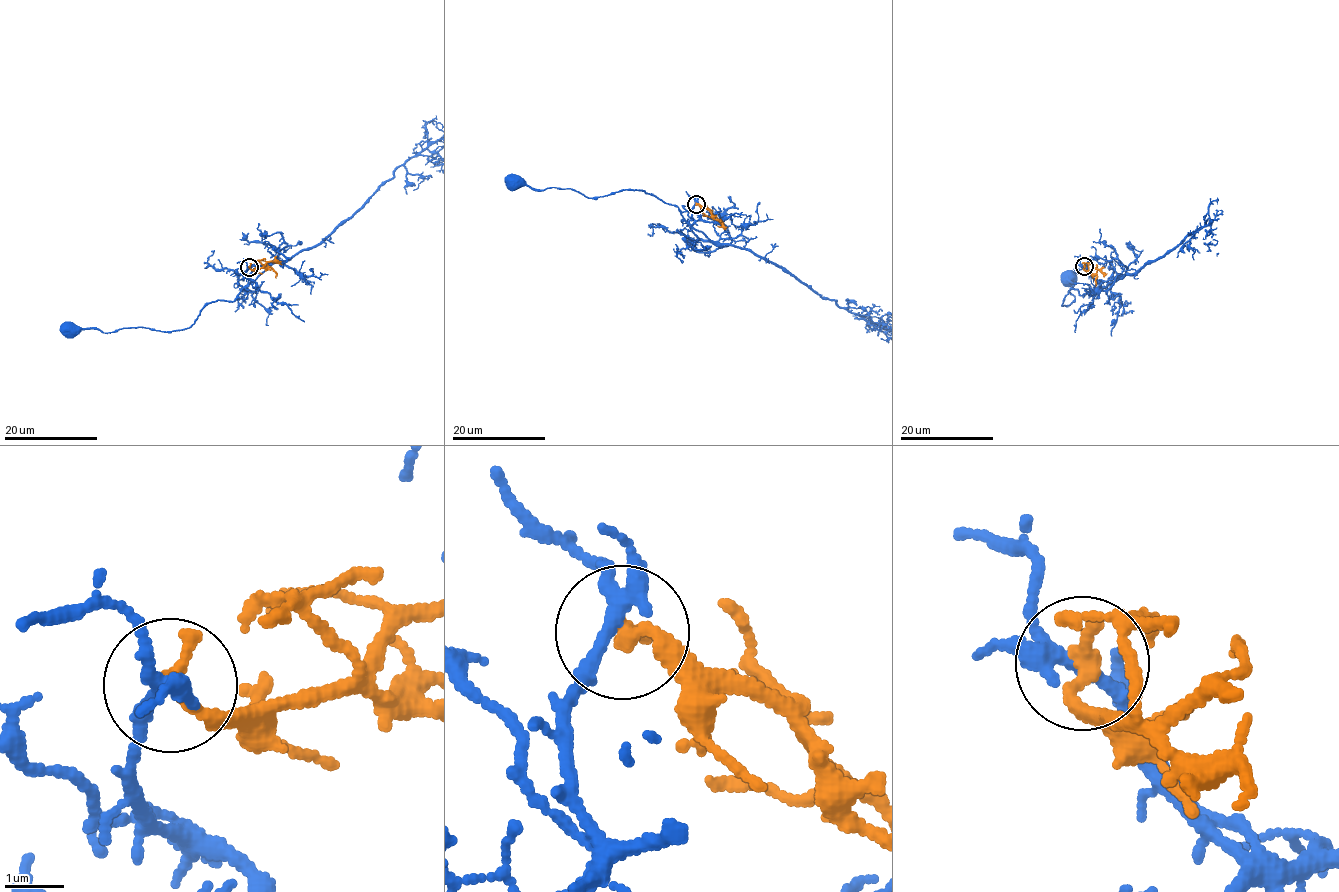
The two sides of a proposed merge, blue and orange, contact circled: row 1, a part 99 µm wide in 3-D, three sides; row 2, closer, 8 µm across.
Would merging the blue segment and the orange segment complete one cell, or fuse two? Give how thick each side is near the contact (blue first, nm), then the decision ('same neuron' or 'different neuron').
240 nm thick on the blue side, 300 nm on the other; different neuron

